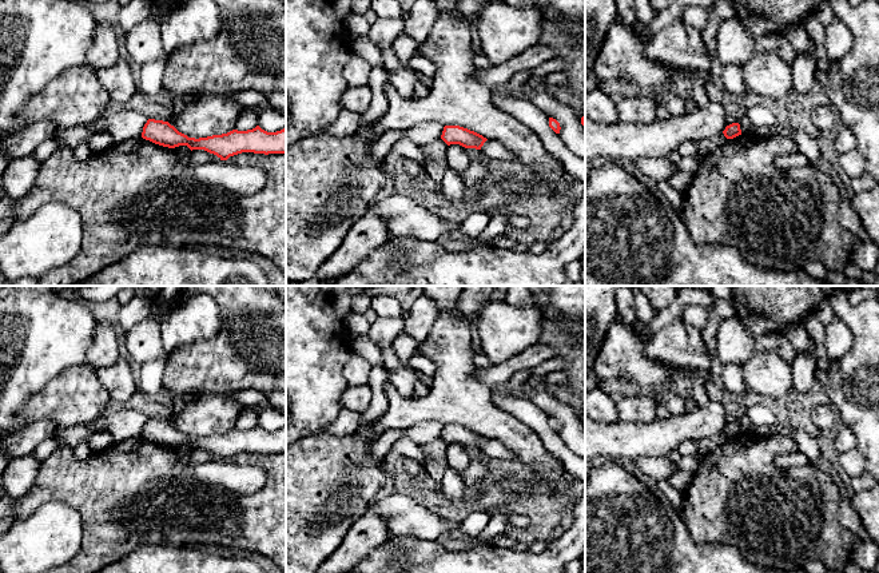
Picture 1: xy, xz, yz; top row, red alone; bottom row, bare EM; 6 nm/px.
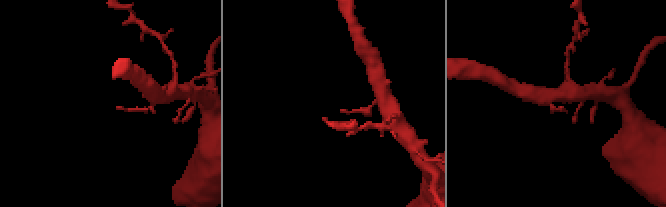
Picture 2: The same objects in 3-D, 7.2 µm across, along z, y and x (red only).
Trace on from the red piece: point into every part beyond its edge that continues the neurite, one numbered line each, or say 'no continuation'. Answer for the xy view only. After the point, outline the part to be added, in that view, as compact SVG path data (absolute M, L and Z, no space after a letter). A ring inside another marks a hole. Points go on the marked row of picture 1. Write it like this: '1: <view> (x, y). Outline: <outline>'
no continuation

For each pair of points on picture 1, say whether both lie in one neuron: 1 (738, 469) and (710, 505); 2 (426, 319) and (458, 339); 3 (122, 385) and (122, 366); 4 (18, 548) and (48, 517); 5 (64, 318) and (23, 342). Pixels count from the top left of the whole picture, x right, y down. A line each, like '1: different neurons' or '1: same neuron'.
1: same neuron
2: different neurons
3: same neuron
4: same neuron
5: same neuron

